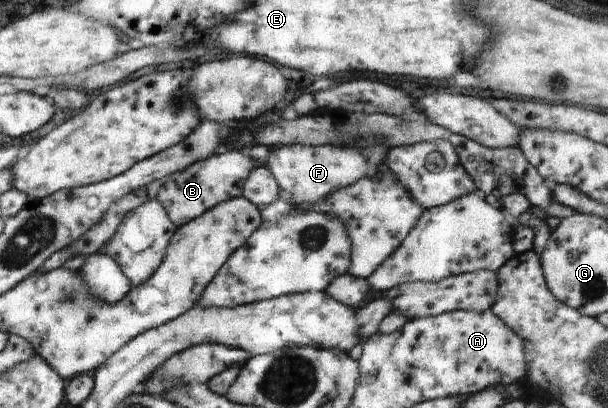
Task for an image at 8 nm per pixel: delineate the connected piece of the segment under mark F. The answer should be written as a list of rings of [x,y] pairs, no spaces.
[[[284,145],[273,147],[269,151],[266,166],[276,179],[280,188],[280,199],[292,202],[295,207],[302,210],[310,210],[322,199],[333,195],[338,189],[346,188],[356,184],[362,177],[374,177],[380,164],[384,164],[385,156],[388,155],[389,148],[375,145],[365,149],[356,149],[350,146],[332,145]]]

